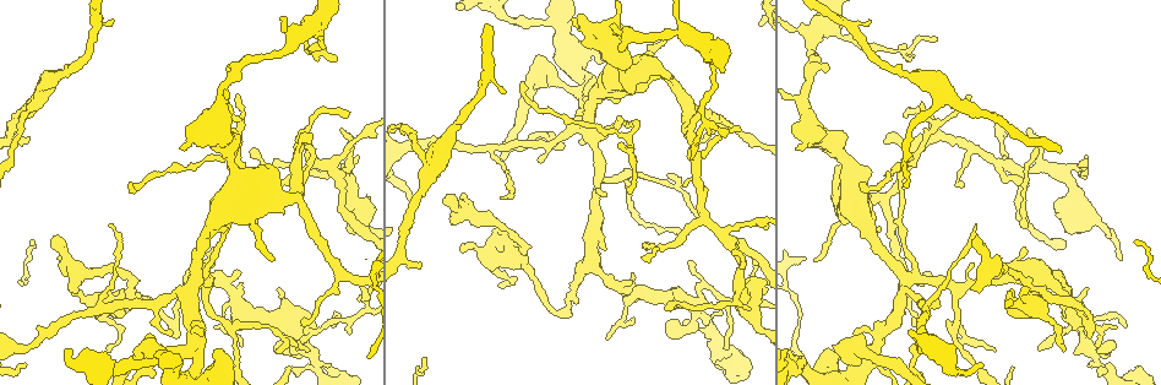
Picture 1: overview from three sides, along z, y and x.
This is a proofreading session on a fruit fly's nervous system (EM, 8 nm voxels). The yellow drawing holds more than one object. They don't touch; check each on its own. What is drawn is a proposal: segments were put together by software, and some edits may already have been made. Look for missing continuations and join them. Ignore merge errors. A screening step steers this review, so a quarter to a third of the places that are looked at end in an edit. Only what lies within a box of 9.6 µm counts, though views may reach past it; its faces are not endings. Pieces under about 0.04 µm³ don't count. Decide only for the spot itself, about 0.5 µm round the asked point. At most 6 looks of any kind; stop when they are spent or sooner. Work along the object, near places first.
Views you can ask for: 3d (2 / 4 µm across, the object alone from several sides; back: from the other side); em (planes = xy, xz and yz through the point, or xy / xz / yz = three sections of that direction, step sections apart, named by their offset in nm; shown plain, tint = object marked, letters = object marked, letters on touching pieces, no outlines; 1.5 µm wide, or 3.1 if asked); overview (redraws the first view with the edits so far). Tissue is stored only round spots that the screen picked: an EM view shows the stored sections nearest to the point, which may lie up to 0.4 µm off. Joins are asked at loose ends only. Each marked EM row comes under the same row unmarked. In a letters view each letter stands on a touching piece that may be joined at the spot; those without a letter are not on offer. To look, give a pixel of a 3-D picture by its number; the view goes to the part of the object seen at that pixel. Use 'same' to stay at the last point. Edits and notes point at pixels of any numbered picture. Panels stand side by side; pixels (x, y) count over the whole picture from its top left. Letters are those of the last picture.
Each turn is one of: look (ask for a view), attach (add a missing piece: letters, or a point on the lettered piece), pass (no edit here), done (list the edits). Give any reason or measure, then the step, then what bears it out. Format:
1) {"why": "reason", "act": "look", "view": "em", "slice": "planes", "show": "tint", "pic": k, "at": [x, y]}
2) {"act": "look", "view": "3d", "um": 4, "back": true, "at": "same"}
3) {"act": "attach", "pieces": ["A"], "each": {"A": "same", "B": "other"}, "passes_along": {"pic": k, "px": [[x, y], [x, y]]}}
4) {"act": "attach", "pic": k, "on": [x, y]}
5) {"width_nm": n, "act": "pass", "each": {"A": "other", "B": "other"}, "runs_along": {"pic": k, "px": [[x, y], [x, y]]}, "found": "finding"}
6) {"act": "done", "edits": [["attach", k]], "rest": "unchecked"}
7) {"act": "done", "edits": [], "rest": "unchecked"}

{"why": "an open end", "act": "look", "view": "3d", "um": 4, "pic": 1, "at": [55, 236]}

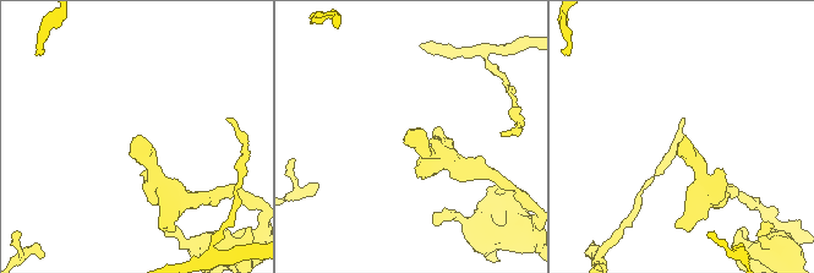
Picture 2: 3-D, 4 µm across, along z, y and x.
{"why": "need the tissue", "act": "look", "view": "em", "slice": "planes", "show": "letters", "pic": 2, "at": [139, 137]}

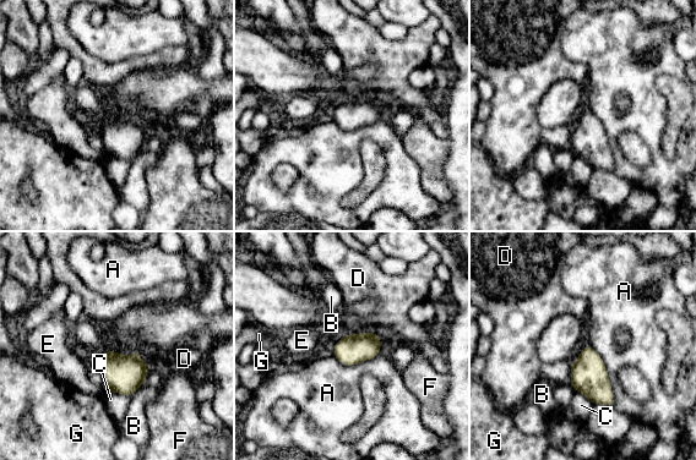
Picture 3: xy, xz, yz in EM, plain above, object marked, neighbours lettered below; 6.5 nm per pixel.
{"act": "pass", "each": {"A": "other", "B": "other", "C": "other", "D": "other", "E": "other", "F": "other", "G": "other"}, "border": {"pic": 3, "px": [[590, 344], [605, 367], [613, 405]]}, "found": "none of them fits"}

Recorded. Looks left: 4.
{"act": "look", "view": "3d", "um": 4, "pic": 1, "at": [868, 168]}

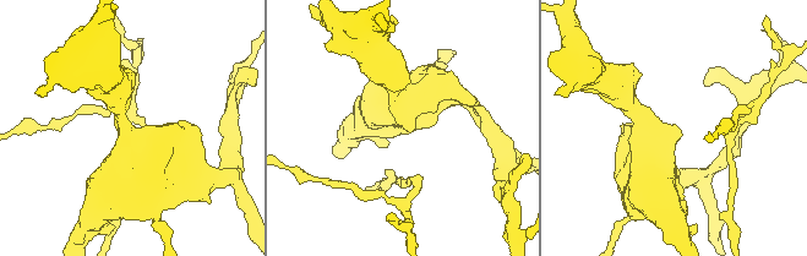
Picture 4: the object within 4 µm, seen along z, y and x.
{"why": "now the EM", "act": "look", "view": "em", "slice": "planes", "show": "letters", "pic": 4, "at": [404, 129]}

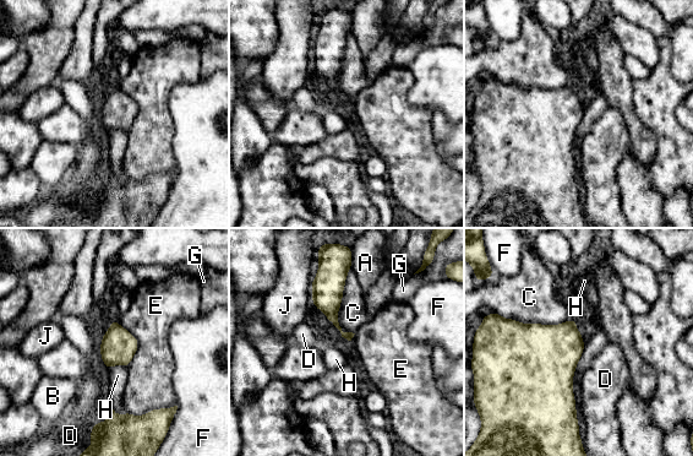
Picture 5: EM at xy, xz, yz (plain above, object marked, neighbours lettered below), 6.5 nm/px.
{"width_nm": 240, "act": "pass", "each": {"A": "other", "B": "other", "C": "other", "D": "other", "E": "other", "F": "other", "G": "other", "H": "other", "J": "other"}, "found": "none of them fits"}

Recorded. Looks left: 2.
{"why": "an open end", "act": "look", "view": "em", "slice": "planes", "show": "letters", "pic": 1, "at": [1028, 290]}

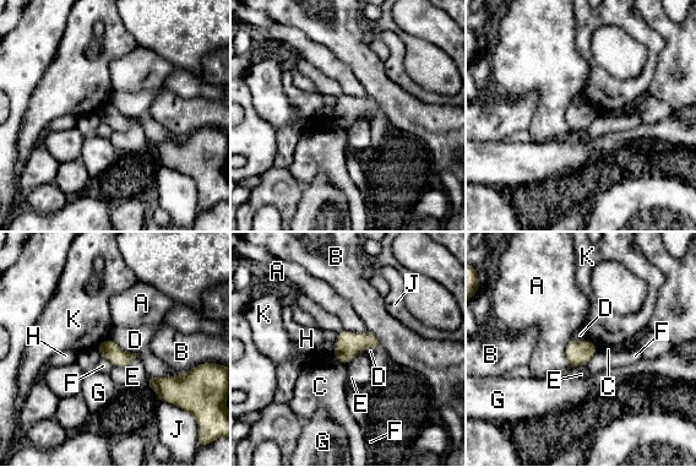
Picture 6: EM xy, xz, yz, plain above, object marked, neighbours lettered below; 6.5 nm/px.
{"act": "pass", "each": {"A": "other", "B": "other", "C": "other", "D": "other", "E": "other", "F": "other", "G": "other", "H": "other", "J": "other", "K": "other"}, "found": "none of them fits"}

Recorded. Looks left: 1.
{"act": "done", "edits": [], "rest": "unchecked"}

